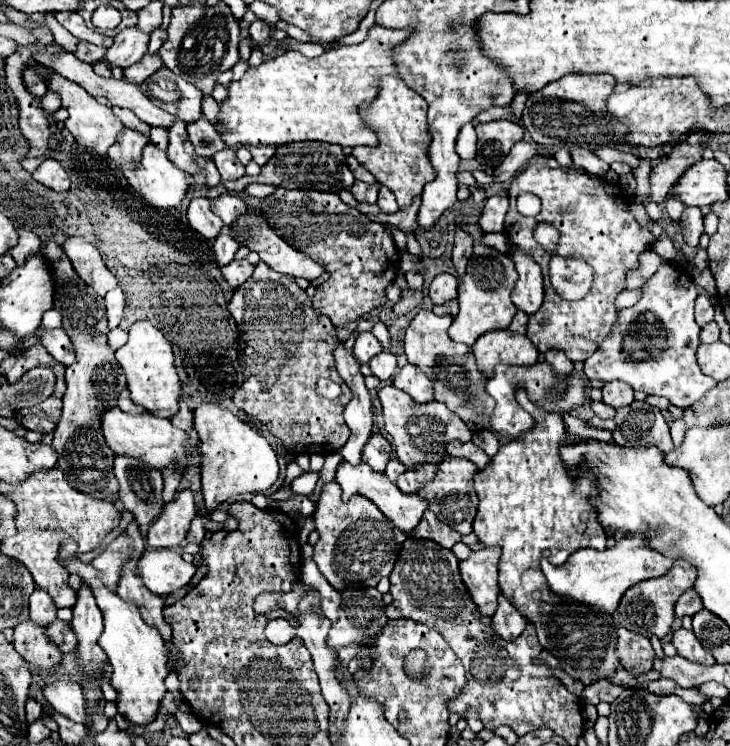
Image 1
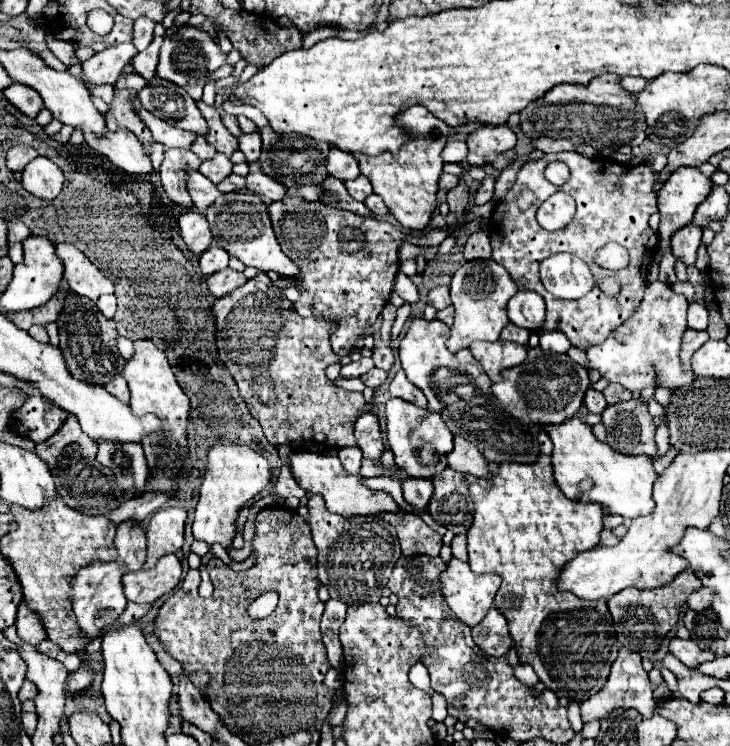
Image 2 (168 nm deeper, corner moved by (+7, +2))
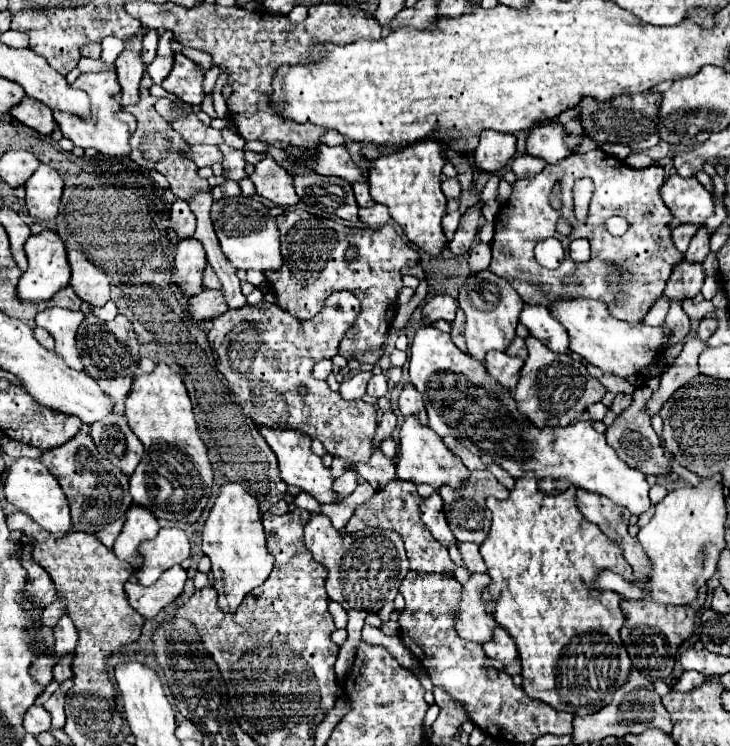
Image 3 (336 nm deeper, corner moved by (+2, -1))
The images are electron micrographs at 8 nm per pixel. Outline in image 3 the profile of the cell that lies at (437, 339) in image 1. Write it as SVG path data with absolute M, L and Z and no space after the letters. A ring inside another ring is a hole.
M423 326L415 332L409 378L425 400L429 428L441 438L459 438L485 464L499 464L513 478L521 478L527 470L533 470L539 482L559 480L561 486L579 486L587 492L597 492L625 506L633 516L641 516L651 508L645 474L619 460L615 450L605 442L605 434L599 434L591 422L575 422L565 428L545 426L541 430L527 424L523 430L519 426L517 440L521 412L517 412L511 392L491 378L485 362L461 352L449 334L433 326Z

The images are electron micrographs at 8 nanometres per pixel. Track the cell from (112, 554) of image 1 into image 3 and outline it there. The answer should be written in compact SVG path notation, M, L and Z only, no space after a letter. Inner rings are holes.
M143 506L129 508L125 516L127 520L114 543L113 550L119 559L133 564L135 570L139 570L143 562L139 554L139 544L145 540L153 540L159 532L159 524L157 518Z

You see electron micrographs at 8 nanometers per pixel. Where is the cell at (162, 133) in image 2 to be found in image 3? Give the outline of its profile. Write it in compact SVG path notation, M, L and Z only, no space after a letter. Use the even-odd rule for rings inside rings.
M187 144L185 148L181 148L181 154L183 154L185 158L193 160L199 168L201 168L201 166L211 166L211 164L223 160L219 148L217 148L217 146L209 146L209 144L195 144L195 146Z

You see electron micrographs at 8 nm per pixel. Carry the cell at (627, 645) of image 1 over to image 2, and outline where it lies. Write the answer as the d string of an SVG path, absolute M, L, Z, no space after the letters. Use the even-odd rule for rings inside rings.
M622 649L618 653L616 661L612 663L610 677L608 677L606 685L602 687L602 691L598 691L596 695L592 695L588 701L584 701L580 705L582 723L602 721L606 715L614 713L616 709L636 709L642 717L652 717L652 713L656 711L656 701L654 701L654 695L652 695L652 685L648 681L648 673L642 667L642 659L640 659L638 653L632 653L628 649Z

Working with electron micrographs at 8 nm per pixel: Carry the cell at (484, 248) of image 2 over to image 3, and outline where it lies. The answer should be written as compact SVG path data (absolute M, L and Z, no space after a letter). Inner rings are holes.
M485 242L475 244L475 248L471 248L469 252L469 268L471 272L481 272L487 270L491 264L491 248Z

